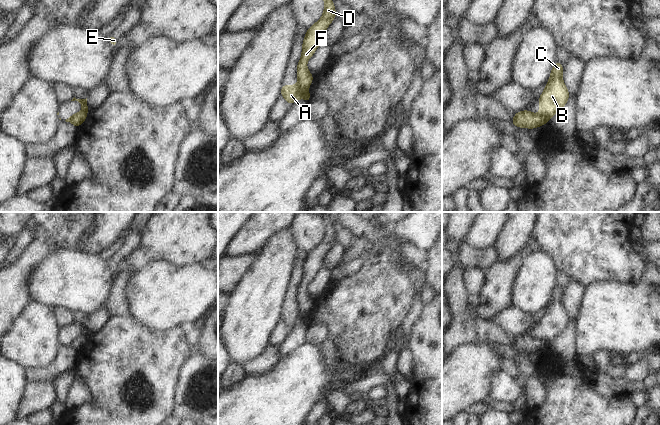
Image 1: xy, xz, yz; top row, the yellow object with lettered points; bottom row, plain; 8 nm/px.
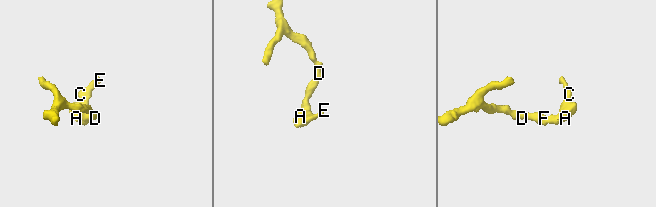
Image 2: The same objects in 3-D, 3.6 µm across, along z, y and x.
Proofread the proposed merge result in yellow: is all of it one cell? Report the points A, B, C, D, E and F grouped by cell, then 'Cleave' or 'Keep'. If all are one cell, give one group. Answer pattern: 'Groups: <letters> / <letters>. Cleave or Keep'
Groups: A B C E / D F. Cleave.

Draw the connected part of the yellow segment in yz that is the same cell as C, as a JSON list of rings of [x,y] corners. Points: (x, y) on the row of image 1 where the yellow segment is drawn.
[[[557,61],[551,70],[545,89],[538,98],[539,115],[549,123],[552,116],[566,105],[569,97],[569,91],[563,81],[563,65]]]

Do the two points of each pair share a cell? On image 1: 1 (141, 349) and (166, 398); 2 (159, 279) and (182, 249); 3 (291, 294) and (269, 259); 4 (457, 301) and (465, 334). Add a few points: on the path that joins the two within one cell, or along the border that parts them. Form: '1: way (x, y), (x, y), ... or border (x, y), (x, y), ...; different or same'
1: way (141, 361), (141, 369), (154, 386); same
2: border (147, 263), (170, 262), (180, 267), (195, 263); different
3: border (289, 280), (281, 308); different
4: way (461, 309), (463, 326); same

